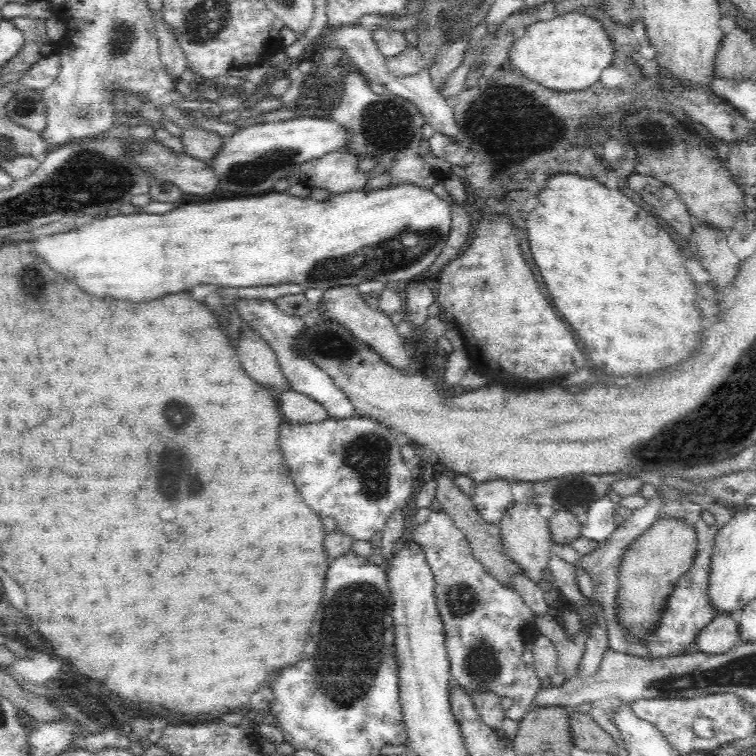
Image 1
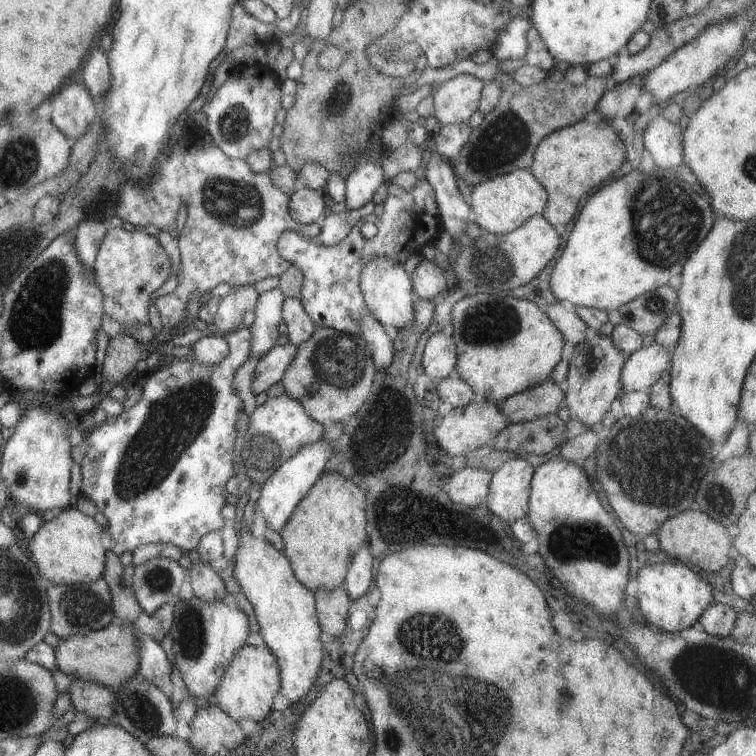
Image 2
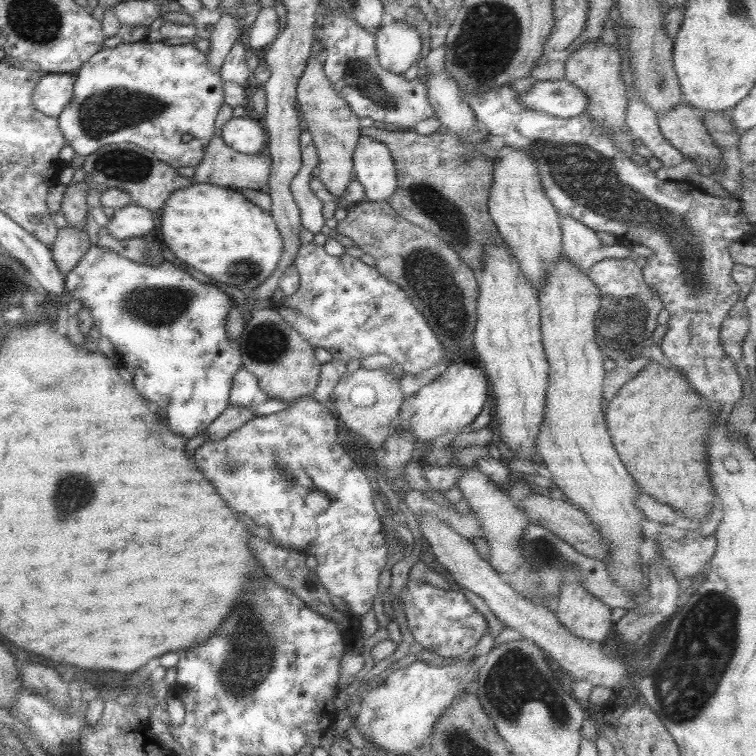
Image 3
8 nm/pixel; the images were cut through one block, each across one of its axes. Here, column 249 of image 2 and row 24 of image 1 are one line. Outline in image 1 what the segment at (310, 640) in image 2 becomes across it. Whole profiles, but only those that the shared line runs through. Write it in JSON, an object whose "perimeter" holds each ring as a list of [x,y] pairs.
{"perimeter":[[[565,12],[552,20],[536,21],[510,52],[510,66],[525,76],[526,82],[536,81],[556,91],[588,88],[598,82],[602,72],[614,66],[616,47],[612,33],[598,18],[584,12]]]}

